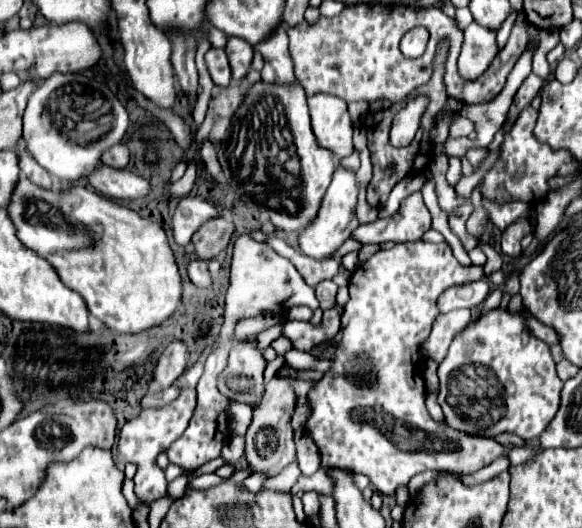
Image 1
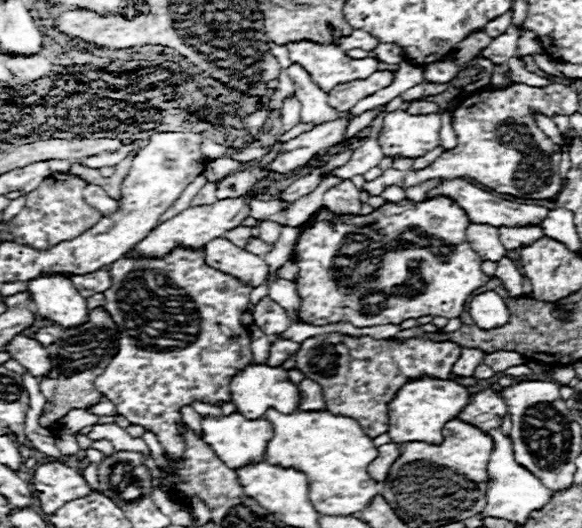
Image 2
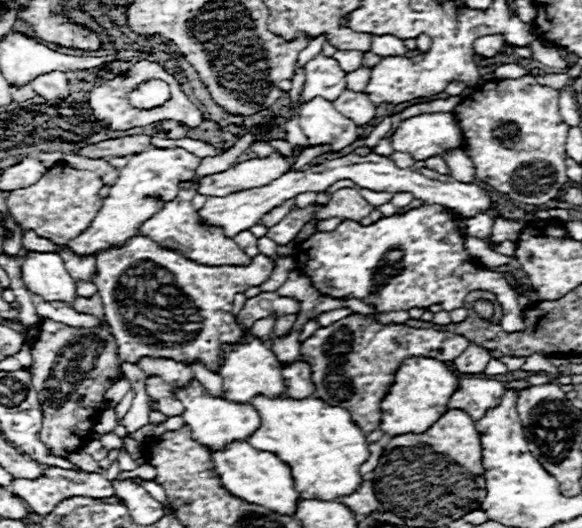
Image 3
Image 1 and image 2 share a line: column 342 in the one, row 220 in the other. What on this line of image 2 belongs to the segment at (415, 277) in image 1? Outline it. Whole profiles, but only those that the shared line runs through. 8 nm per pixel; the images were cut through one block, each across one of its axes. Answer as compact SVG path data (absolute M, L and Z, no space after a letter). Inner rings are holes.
M446 196L424 202L388 202L366 216L332 216L326 208L320 208L314 220L300 228L294 246L294 262L300 268L294 278L300 296L298 322L314 326L350 322L366 328L400 324L420 316L458 318L470 292L490 280L480 268L482 260L466 242L468 224L466 212ZM370 224L384 236L388 248L372 248L370 256L352 256L352 264L340 266L338 272L334 260L346 226Z

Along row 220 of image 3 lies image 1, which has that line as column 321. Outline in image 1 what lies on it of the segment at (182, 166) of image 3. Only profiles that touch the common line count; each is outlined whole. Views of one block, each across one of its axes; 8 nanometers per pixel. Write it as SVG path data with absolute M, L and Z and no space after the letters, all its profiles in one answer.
M314 94L308 98L308 108L312 116L312 130L318 142L330 148L336 158L350 156L354 146L348 104L332 94Z

